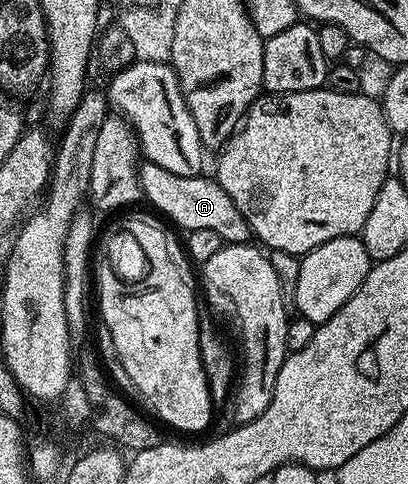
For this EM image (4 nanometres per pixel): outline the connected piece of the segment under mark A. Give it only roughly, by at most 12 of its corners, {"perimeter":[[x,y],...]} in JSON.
{"perimeter":[[138,167],[142,195],[172,225],[245,244],[251,227],[218,179]]}

